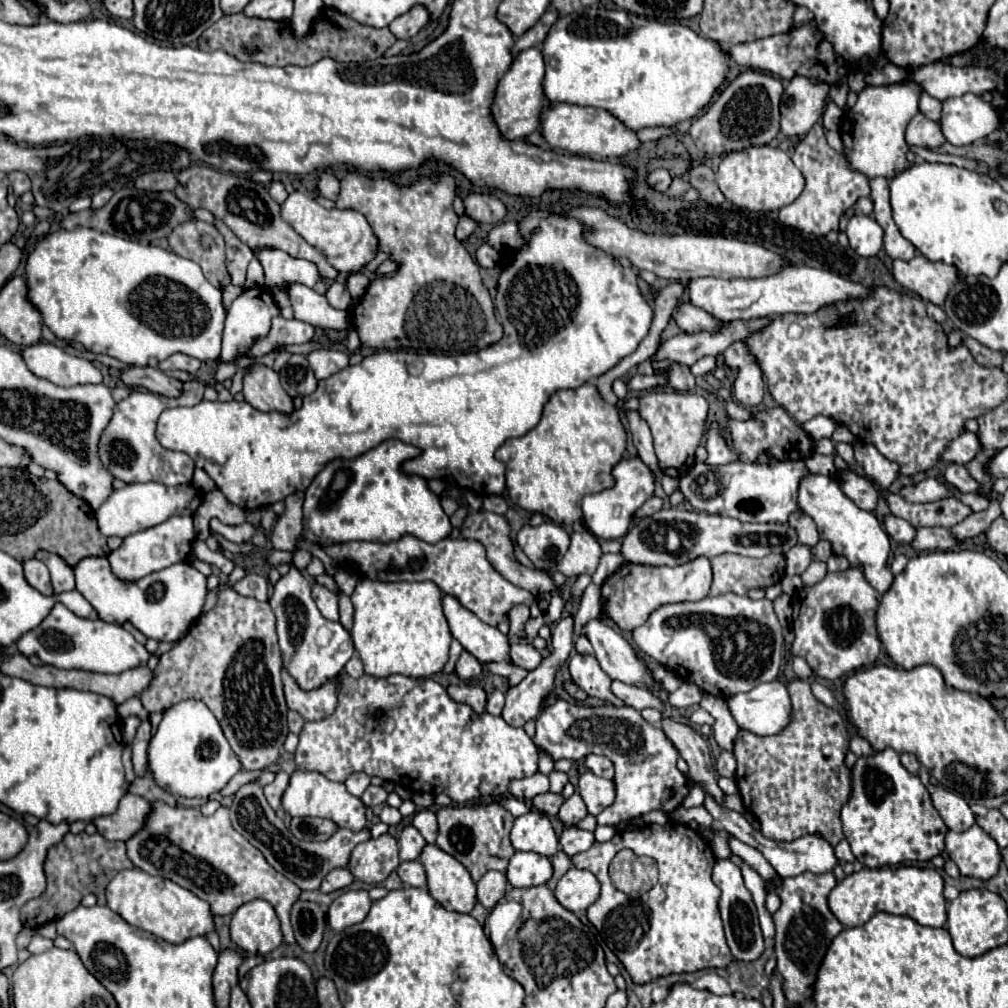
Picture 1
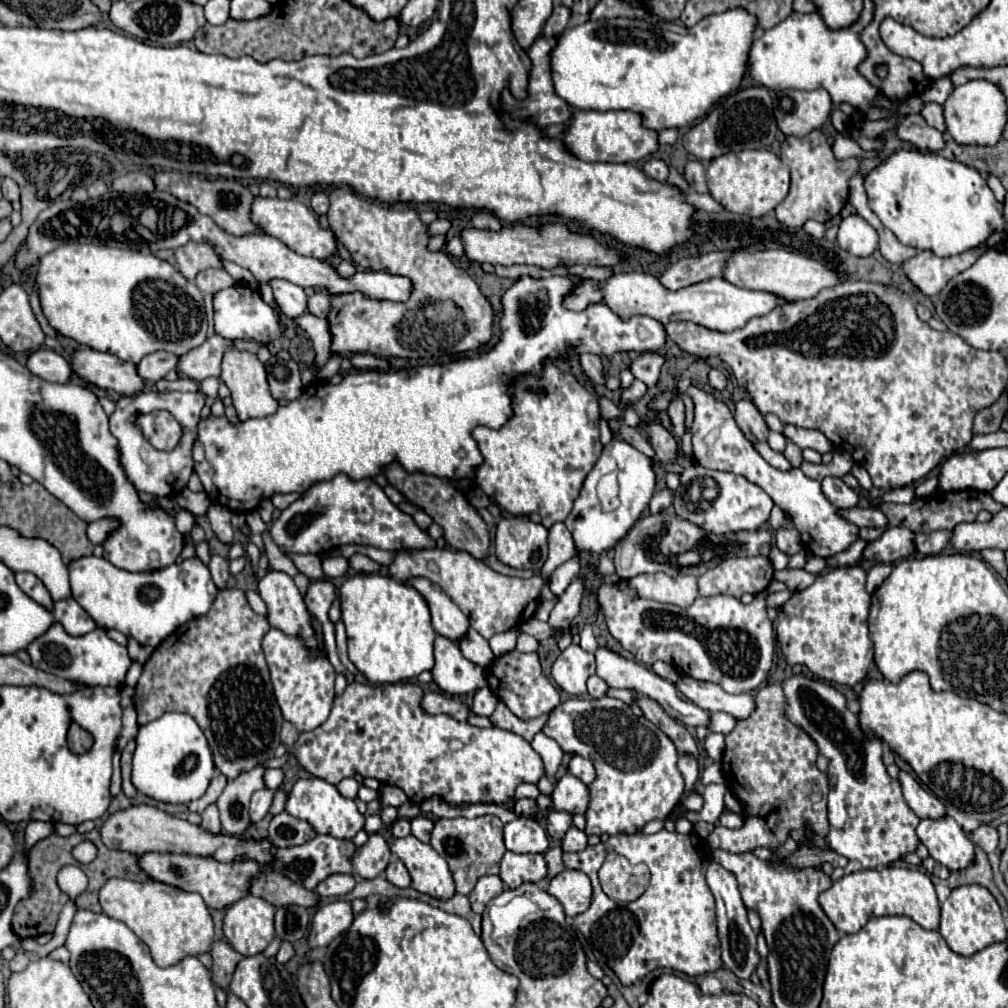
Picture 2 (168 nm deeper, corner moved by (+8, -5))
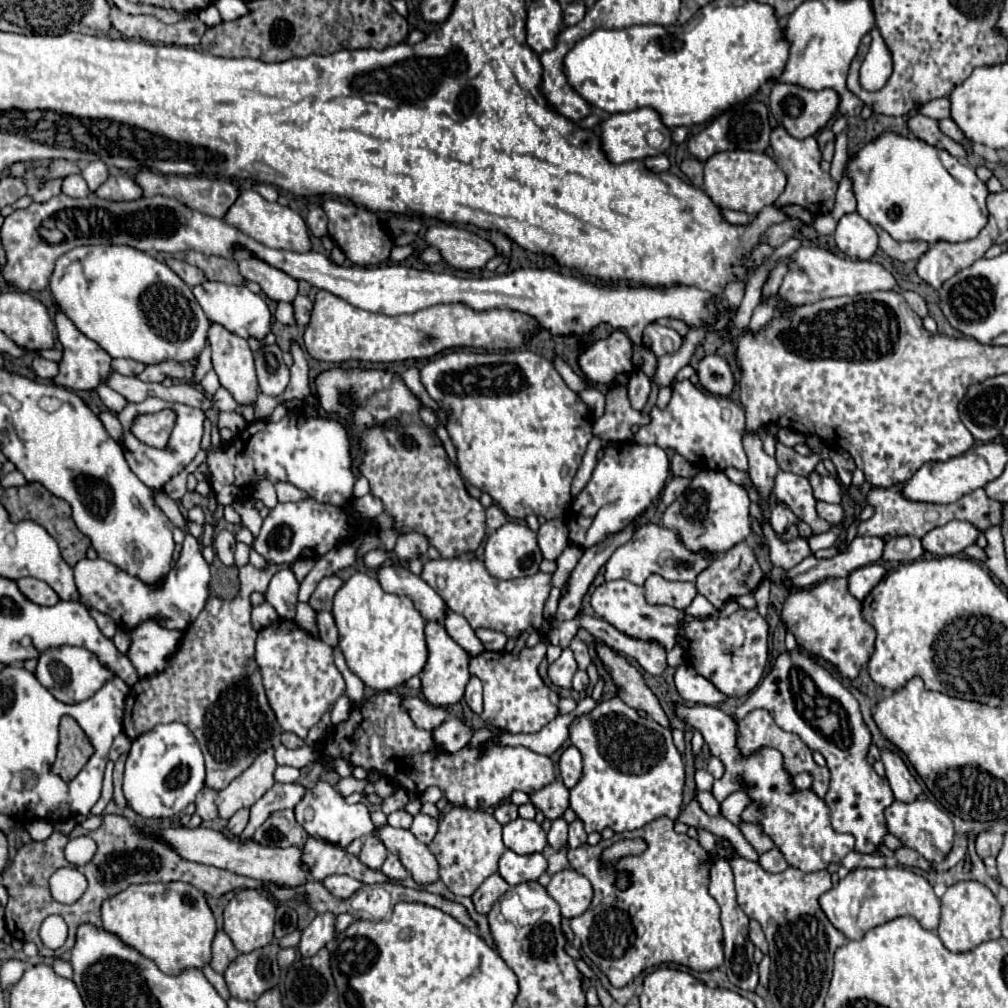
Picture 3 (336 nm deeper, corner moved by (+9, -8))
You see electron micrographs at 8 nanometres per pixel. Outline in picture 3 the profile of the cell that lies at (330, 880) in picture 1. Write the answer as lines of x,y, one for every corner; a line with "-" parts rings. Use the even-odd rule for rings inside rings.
330,875
330,877
326,877
326,879
322,881
322,885
324,885
334,897
338,897
338,899
348,899
348,897
352,897
352,895
362,887
360,881
348,877
348,875

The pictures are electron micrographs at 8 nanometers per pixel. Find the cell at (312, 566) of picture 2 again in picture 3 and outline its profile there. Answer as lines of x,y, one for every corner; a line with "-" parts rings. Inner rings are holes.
268,563
266,569
240,567
240,577
246,577
240,579
240,593
234,599
210,597
198,619
184,631
166,669
132,687
134,705
124,715
124,733
132,739
158,723
180,721
188,725
206,759
206,787
216,791
228,787
276,741
276,715
266,699
262,673
254,659
258,631
250,623
250,593
264,591
272,575
288,567
290,563
-
252,571
256,577
248,575

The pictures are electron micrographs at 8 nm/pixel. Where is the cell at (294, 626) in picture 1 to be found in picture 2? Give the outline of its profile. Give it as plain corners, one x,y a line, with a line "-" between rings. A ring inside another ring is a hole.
269,570
259,580
257,590
267,604
267,620
273,628
279,628
289,636
301,636
309,648
315,648
321,656
325,656
325,650
319,650
309,624
307,606
289,574

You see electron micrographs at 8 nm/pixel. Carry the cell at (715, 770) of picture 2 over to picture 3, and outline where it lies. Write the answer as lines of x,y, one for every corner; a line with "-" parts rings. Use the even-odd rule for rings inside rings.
706,769
696,771
696,787
700,791
710,791
712,789
712,783
714,783
714,777

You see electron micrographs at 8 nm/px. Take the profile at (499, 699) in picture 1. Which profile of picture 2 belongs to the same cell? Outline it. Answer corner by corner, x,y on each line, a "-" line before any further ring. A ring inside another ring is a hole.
485,686
485,688
479,688
475,692
475,698
473,698
473,706
471,706
471,712
473,714
479,714
479,716
491,716
491,712
495,710
497,706
497,698
495,694

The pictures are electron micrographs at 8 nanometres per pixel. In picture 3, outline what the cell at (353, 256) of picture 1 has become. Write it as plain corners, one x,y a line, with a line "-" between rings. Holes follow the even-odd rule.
242,191
242,197
238,197
238,201
234,203
234,209
230,209
224,221
242,229
244,233
250,233
250,237
264,243
266,247
286,249
286,251
296,251
296,253
306,253
312,249
312,237
300,213
280,203
268,203
256,191

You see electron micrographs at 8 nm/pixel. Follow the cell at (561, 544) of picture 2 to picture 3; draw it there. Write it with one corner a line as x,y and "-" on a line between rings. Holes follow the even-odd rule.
554,519
554,521
546,521
544,525
540,525
538,545
542,549
544,559
556,561
560,553
568,547
568,533
566,533
564,521

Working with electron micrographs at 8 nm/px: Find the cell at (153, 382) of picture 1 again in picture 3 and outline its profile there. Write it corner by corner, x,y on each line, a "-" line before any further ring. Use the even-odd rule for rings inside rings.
60,311
56,313
56,329
58,329
58,339
62,343
62,361
60,361
60,373
56,375
54,383
74,389
74,391
94,391
98,385
106,383
106,379
112,375
112,357
94,341
90,341
86,335
82,335
74,323
62,315

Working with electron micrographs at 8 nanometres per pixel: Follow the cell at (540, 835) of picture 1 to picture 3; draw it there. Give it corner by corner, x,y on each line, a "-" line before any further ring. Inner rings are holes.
518,817
504,825
504,845
514,853
540,853
546,847
546,833
536,821

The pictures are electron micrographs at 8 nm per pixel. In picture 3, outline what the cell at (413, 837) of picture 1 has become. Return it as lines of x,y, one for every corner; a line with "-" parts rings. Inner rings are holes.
394,811
388,815
388,825
408,829
412,825
412,815
408,815
406,811

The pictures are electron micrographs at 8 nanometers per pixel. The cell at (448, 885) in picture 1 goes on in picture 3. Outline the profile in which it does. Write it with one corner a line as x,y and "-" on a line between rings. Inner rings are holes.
390,825
376,829
386,849
400,859
418,885
430,885
440,879
438,861
432,851
420,843
408,829
394,829

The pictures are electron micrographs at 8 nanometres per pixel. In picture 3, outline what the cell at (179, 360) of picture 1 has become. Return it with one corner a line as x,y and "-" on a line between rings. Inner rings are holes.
114,359
112,361
112,369
116,373
122,373
122,375
128,375
128,377
136,377
144,371
144,363
138,363
138,361
132,361
132,359

